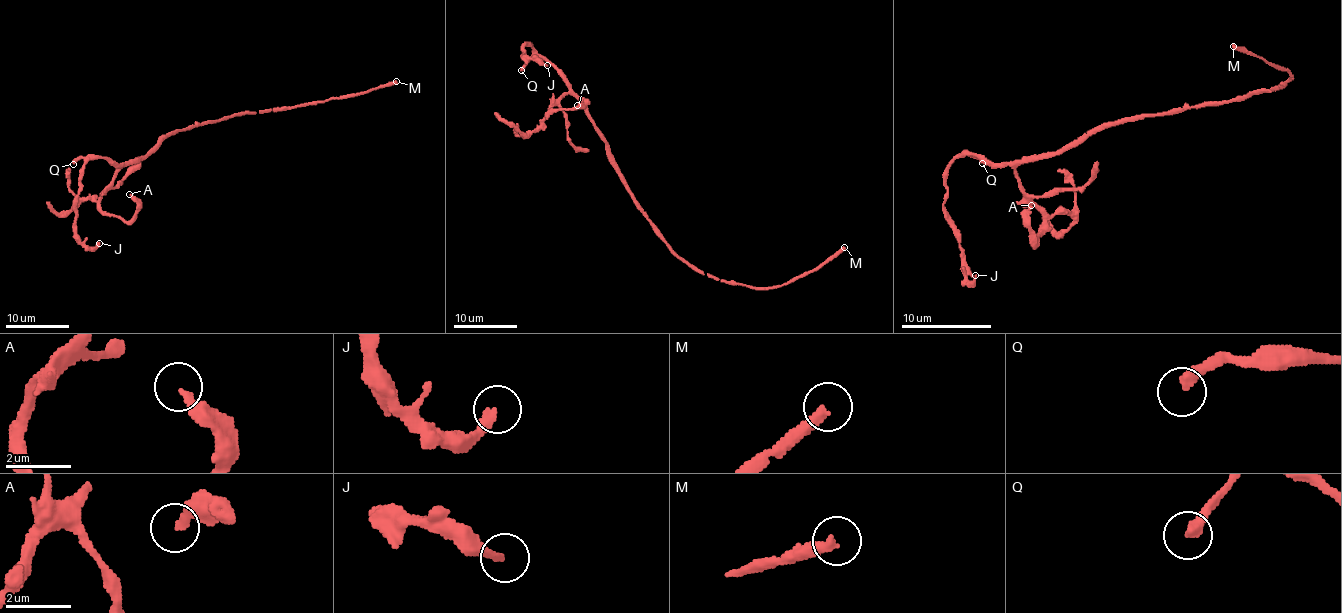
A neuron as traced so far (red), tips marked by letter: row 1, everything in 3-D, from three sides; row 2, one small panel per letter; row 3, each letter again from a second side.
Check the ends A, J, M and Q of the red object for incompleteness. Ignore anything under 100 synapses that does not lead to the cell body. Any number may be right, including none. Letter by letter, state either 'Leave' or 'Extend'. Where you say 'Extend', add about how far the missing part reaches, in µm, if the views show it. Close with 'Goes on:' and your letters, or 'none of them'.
A: Leave
J: Leave
M: Extend. Missing length about 120 µm
Q: Leave
Goes on: M

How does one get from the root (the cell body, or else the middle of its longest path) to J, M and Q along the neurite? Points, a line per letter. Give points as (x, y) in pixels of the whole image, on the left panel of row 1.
J: (178, 130), (131, 162), (92, 157), (84, 165), (76, 236), (90, 247), (99, 243)
M: (178, 130), (242, 113), (357, 96), (396, 81)
Q: (178, 130), (169, 134), (144, 157), (131, 162), (111, 164), (103, 157), (79, 157), (73, 164)

